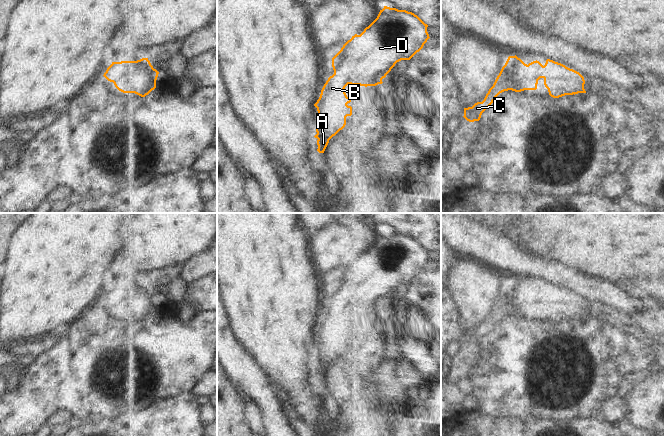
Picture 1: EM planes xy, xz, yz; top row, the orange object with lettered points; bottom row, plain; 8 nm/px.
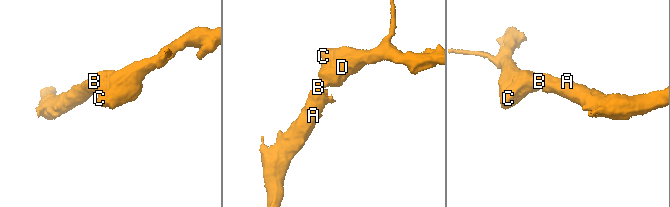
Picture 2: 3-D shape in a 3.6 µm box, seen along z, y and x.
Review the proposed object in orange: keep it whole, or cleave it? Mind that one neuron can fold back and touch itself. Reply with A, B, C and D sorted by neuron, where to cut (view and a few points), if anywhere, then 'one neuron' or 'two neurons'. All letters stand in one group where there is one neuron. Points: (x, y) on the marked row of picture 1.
groups A B C D; cut none; one neuron

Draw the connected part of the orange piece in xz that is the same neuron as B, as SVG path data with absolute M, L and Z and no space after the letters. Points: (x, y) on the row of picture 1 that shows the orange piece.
M384 6L377 18L360 35L355 34L343 45L332 58L334 74L328 78L314 104L319 114L317 134L314 136L318 139L319 153L324 153L329 140L345 127L346 117L352 115L352 107L347 105L351 99L346 95L345 87L348 84L365 87L382 84L382 79L397 62L410 60L423 48L430 38L427 27L428 25L412 12Z

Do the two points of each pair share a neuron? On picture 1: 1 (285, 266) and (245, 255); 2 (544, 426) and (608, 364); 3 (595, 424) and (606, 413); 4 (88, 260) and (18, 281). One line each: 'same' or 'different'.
1: same
2: different
3: different
4: same

